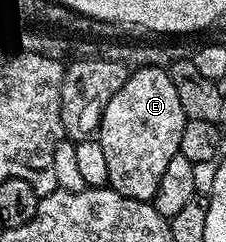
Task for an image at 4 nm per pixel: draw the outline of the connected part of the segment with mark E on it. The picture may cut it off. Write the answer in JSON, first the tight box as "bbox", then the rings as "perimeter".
{"bbox":[96,66,187,202],"perimeter":[[[161,66],[131,69],[124,88],[108,100],[96,135],[108,163],[109,189],[132,200],[150,202],[154,199],[168,160],[179,154],[180,136],[184,136],[187,121],[169,69]]]}

